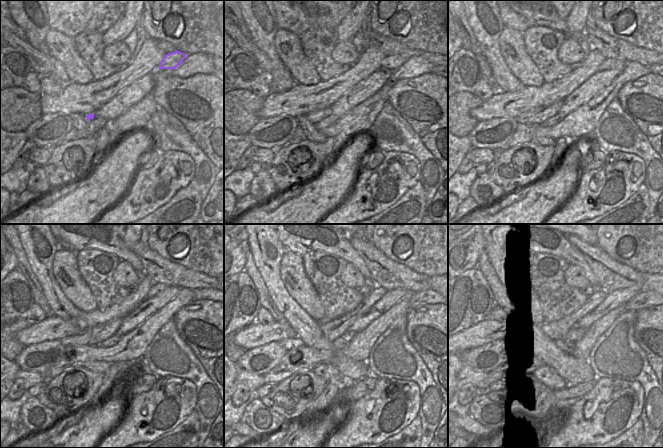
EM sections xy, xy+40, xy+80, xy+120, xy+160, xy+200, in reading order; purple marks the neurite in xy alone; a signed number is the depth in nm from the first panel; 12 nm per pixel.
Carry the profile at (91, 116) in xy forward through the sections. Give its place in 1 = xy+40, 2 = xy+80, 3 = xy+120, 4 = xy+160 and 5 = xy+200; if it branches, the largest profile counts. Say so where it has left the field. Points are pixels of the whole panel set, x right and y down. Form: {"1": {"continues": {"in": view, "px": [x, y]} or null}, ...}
{"1": {"continues": {"in": "xy+40", "px": [314, 117]}}, "2": {"continues": {"in": "xy+80", "px": [535, 116]}}, "3": {"continues": {"in": "xy+120", "px": [95, 336]}}, "4": {"continues": {"in": "xy+160", "px": [334, 329]}}, "5": {"continues": {"in": "xy+200", "px": [557, 330]}}}

